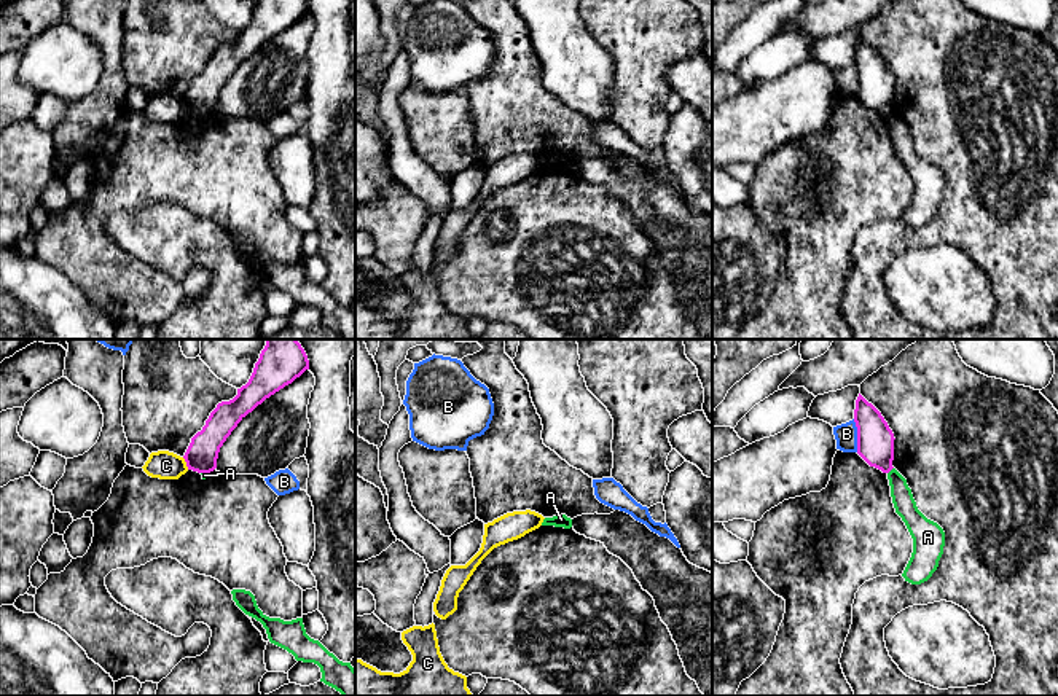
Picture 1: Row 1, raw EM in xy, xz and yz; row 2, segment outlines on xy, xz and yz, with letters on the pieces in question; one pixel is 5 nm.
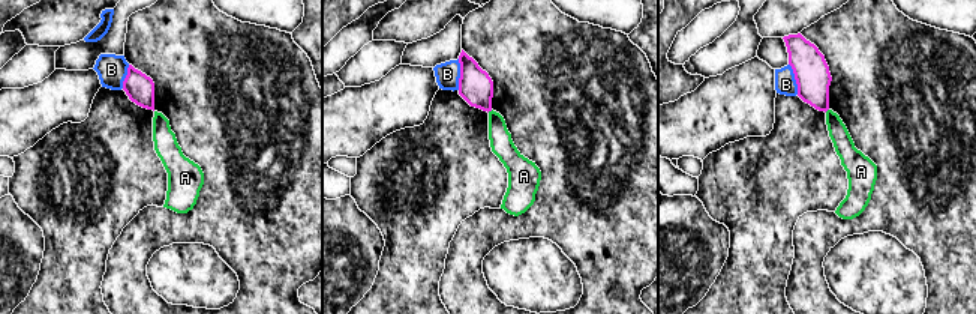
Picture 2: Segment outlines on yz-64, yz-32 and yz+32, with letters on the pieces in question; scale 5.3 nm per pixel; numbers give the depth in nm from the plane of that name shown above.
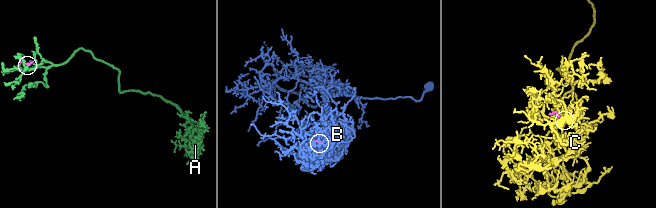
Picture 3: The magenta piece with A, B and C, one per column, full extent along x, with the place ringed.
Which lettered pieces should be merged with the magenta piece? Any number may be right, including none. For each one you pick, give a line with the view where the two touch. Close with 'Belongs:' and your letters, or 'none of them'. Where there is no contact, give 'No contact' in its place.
Belongs: none of them

